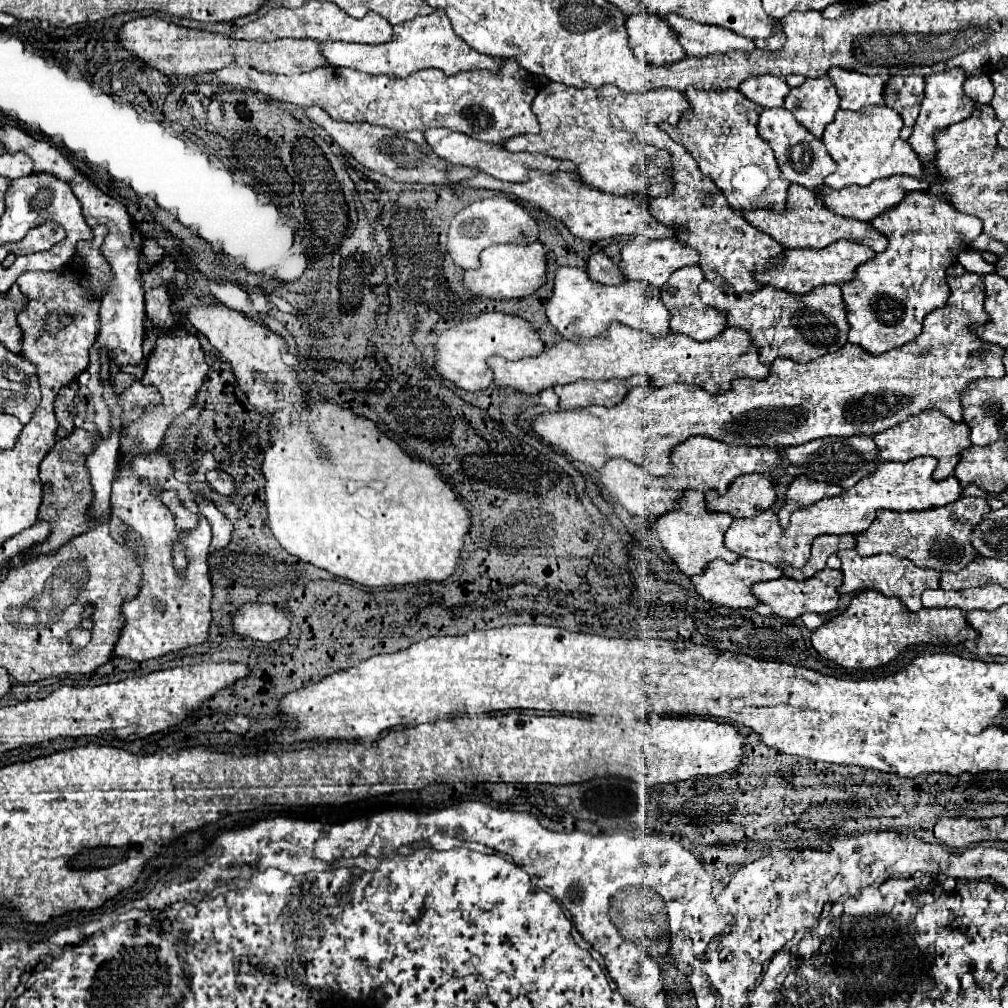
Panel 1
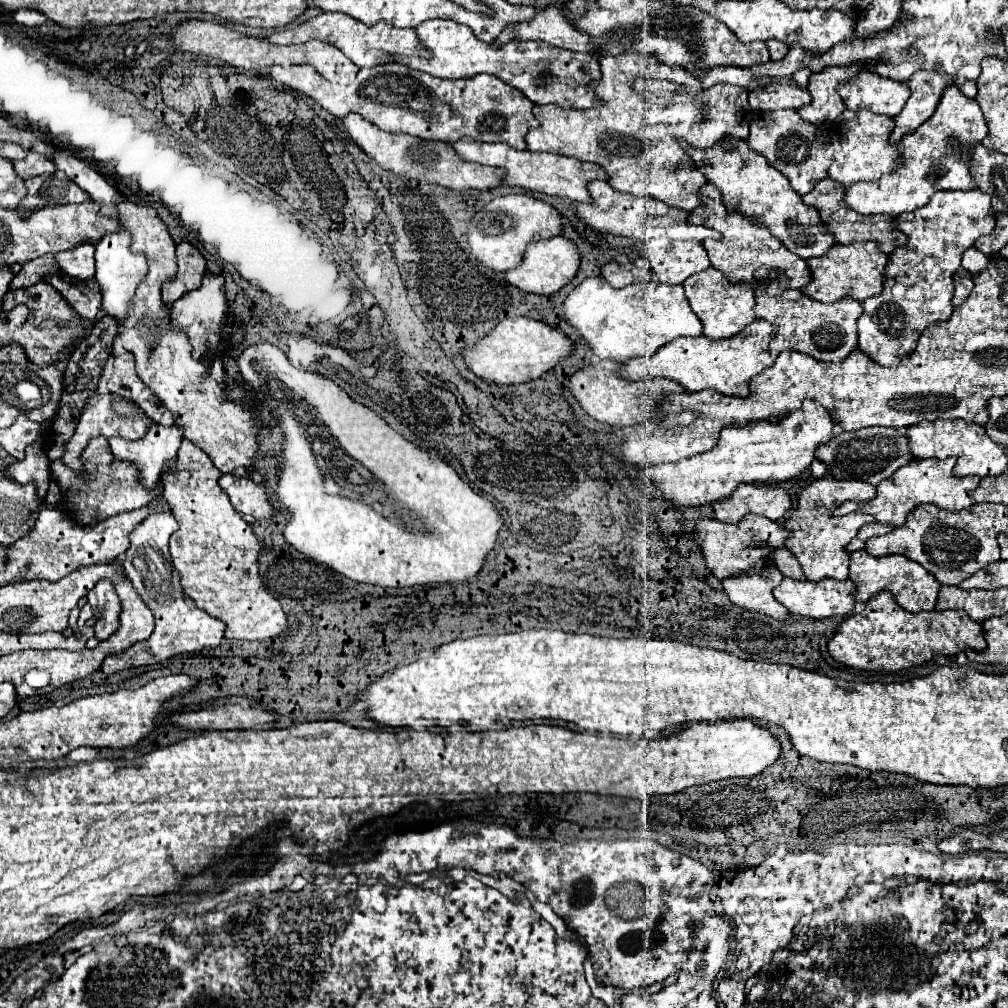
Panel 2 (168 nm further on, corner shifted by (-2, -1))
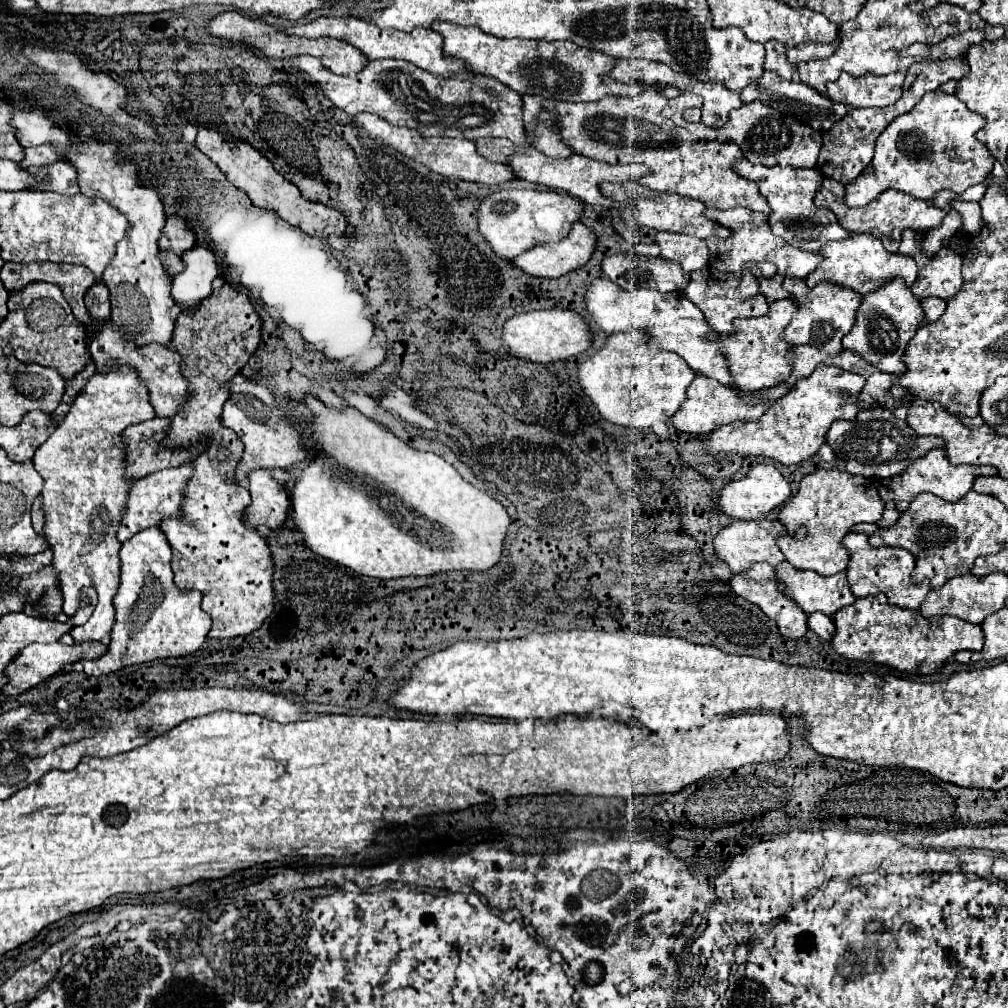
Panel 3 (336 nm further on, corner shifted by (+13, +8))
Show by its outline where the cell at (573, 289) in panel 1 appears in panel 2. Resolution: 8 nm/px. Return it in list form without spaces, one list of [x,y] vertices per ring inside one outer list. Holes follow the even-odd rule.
[[[601,276],[587,278],[567,296],[563,304],[563,316],[569,324],[573,324],[581,332],[581,336],[589,342],[593,354],[601,360],[609,358],[609,360],[627,362],[631,358],[647,358],[653,356],[661,346],[679,336],[703,336],[703,324],[691,310],[689,300],[683,294],[683,288],[661,282],[643,282],[625,288],[613,288]]]

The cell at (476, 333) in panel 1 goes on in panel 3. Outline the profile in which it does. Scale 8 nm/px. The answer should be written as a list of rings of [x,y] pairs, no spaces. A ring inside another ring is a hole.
[[[546,309],[546,311],[528,311],[510,317],[502,327],[502,343],[508,349],[508,355],[532,361],[532,363],[552,363],[568,359],[572,355],[584,353],[590,347],[590,333],[586,321],[568,309]]]

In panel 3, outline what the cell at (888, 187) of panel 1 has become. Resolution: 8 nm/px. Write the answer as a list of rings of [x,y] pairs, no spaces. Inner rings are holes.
[[[940,89],[924,95],[912,111],[896,117],[878,137],[876,159],[846,185],[846,207],[864,207],[886,189],[930,199],[942,189],[964,193],[968,187],[984,183],[996,159],[974,137],[980,127],[984,127],[984,117],[968,111],[956,95],[948,95]]]

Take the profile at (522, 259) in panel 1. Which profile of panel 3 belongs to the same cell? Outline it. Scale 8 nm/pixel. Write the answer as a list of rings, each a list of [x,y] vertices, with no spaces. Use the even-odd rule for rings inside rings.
[[[574,223],[564,239],[556,243],[534,245],[522,255],[514,257],[512,265],[532,277],[560,277],[568,271],[582,267],[590,259],[594,247],[594,233],[586,225]]]

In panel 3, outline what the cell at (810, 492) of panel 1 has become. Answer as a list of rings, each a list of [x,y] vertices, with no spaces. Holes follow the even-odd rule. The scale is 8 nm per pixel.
[[[820,469],[802,477],[798,493],[782,507],[778,521],[786,527],[786,535],[778,539],[778,547],[786,561],[798,569],[808,569],[818,575],[836,575],[844,571],[848,563],[848,551],[840,545],[842,537],[856,523],[876,523],[882,511],[884,503],[876,497],[876,481],[838,469]],[[800,527],[806,529],[806,537],[796,539]]]

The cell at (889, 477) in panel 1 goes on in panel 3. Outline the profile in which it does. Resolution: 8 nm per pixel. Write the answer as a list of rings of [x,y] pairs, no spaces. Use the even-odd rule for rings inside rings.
[[[932,449],[928,451],[924,457],[916,459],[914,463],[908,465],[906,471],[894,475],[894,477],[888,477],[888,479],[882,479],[880,485],[878,485],[878,495],[884,503],[894,503],[894,507],[902,513],[908,509],[908,503],[912,497],[920,495],[920,493],[934,493],[938,497],[942,497],[944,501],[948,503],[956,503],[960,501],[970,489],[972,489],[972,481],[980,475],[998,475],[998,471],[994,467],[978,467],[978,465],[952,465],[944,451],[942,449]]]

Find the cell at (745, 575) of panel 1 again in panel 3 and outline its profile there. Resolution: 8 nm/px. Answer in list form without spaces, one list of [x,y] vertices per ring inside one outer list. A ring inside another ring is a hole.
[[[754,563],[748,571],[742,571],[738,575],[732,575],[730,587],[732,587],[732,591],[736,595],[740,595],[746,601],[758,605],[772,621],[776,621],[776,625],[778,625],[778,629],[780,629],[780,633],[784,637],[788,637],[788,639],[800,639],[806,633],[806,629],[808,629],[806,615],[804,615],[804,611],[800,611],[800,607],[796,607],[796,603],[792,603],[784,595],[782,585],[774,577],[774,567],[772,565],[768,565],[768,563]]]

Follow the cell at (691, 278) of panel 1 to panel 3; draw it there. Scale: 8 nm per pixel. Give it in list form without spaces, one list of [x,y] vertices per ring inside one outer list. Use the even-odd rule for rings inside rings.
[[[704,267],[700,271],[690,273],[690,279],[688,279],[682,293],[686,295],[686,299],[690,299],[704,313],[704,317],[706,317],[708,325],[712,327],[712,331],[732,333],[734,331],[732,321],[736,317],[760,317],[760,315],[764,315],[764,311],[768,311],[766,297],[756,297],[750,303],[748,301],[736,301],[734,291],[738,287],[738,281],[740,281],[738,273],[722,273],[714,267]]]

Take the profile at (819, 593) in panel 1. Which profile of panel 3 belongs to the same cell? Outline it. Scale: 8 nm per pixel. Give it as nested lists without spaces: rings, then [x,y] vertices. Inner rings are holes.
[[[786,561],[774,567],[776,579],[784,583],[784,591],[788,597],[804,611],[804,613],[824,613],[832,617],[838,609],[856,601],[852,595],[846,575],[836,573],[832,577],[820,577],[812,571],[800,571]]]

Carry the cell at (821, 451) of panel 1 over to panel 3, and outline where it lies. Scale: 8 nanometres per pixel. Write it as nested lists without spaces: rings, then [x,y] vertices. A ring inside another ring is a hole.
[[[876,407],[876,409],[860,411],[852,421],[844,421],[844,419],[836,421],[826,435],[826,445],[832,447],[836,455],[836,463],[844,471],[868,479],[886,479],[904,471],[908,463],[916,461],[926,451],[942,447],[944,441],[936,437],[920,437],[912,429],[908,429],[904,419],[900,419],[898,415],[886,409]]]

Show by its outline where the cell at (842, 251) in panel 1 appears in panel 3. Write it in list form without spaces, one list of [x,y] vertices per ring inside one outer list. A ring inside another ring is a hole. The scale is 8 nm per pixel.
[[[852,233],[850,237],[846,237],[842,241],[830,241],[826,247],[822,247],[818,251],[818,255],[822,255],[820,265],[816,267],[816,271],[812,271],[808,275],[808,279],[804,279],[804,283],[808,287],[816,287],[818,283],[826,281],[826,283],[834,283],[838,287],[852,289],[860,295],[866,295],[870,291],[878,289],[888,279],[894,279],[896,275],[904,277],[908,287],[918,277],[918,267],[916,267],[914,259],[908,259],[902,255],[892,255],[890,251],[886,251],[882,247],[882,243],[874,235],[868,235],[868,233]]]

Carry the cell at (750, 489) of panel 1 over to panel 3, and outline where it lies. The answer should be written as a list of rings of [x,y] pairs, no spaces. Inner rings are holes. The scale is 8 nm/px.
[[[754,465],[746,477],[732,479],[718,491],[718,509],[732,519],[758,519],[760,515],[768,515],[774,507],[780,507],[790,497],[790,485],[782,477],[782,473],[772,465]]]

